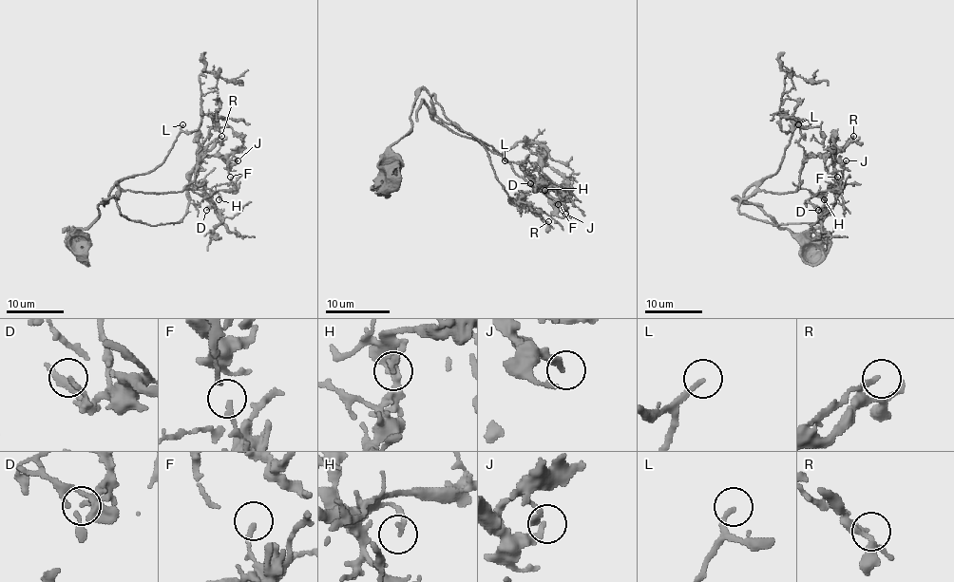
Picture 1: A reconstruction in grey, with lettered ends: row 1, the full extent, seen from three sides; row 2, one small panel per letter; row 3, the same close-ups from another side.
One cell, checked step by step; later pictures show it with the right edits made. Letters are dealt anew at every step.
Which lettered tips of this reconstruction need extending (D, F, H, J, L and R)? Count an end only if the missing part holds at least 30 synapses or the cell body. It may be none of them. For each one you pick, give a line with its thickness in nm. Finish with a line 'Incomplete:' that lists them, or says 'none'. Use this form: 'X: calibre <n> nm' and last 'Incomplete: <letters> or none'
L: calibre 180 nm
Incomplete: L

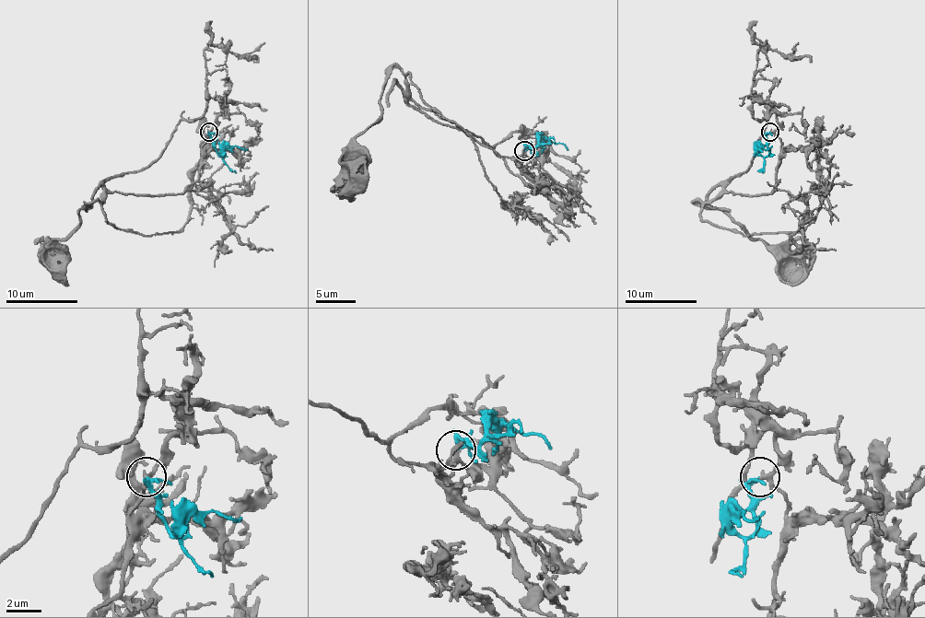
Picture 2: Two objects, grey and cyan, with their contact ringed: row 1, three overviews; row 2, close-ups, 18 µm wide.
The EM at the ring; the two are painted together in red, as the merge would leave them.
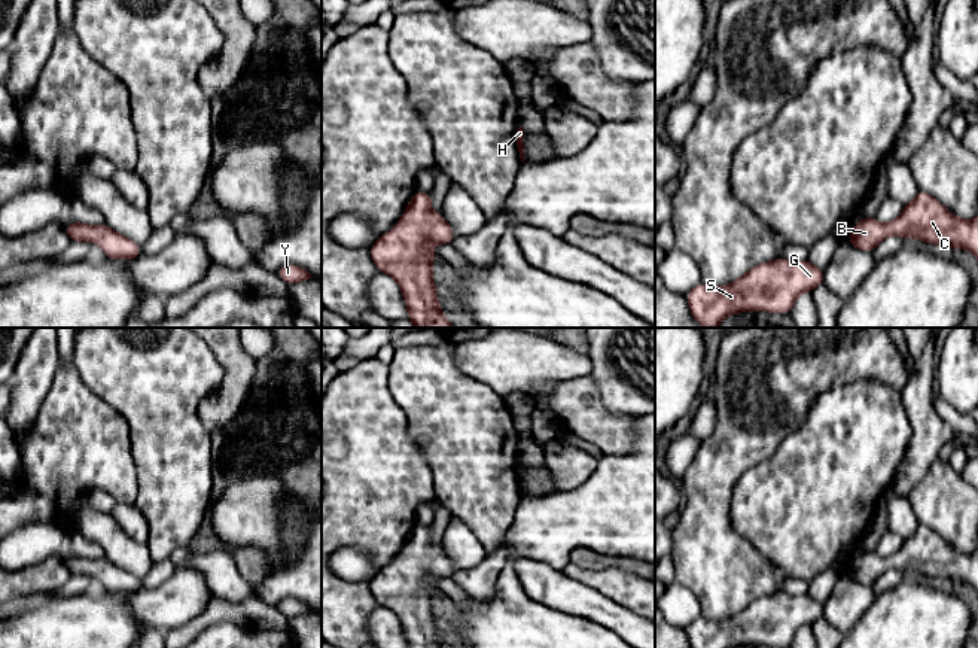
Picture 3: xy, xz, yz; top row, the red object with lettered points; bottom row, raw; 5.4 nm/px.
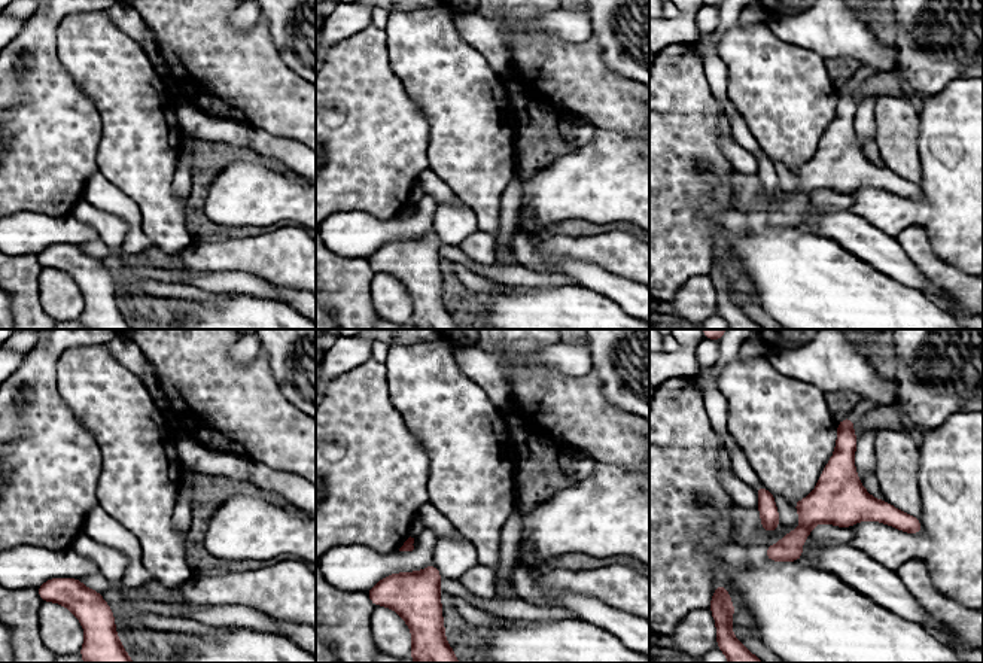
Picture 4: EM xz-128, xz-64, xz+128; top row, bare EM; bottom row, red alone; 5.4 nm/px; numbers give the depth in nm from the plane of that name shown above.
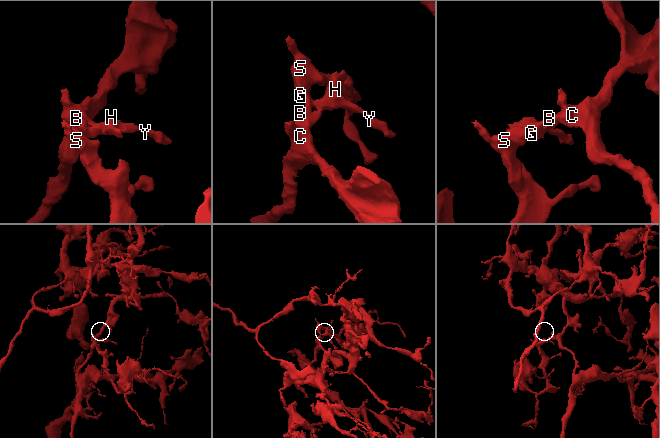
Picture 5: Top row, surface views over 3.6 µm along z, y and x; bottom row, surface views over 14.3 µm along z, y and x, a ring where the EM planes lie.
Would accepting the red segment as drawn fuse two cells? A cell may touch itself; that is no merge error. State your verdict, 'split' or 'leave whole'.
leave whole

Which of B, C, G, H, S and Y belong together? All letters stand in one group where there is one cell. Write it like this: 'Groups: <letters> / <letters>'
Groups: B C G H S Y

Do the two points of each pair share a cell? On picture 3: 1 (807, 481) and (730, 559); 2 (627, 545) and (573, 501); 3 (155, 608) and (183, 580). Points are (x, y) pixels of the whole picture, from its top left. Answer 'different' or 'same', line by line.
1: different
2: same
3: same

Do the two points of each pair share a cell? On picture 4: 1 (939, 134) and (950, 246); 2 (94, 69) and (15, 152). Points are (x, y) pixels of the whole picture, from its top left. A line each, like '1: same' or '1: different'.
1: same
2: different

